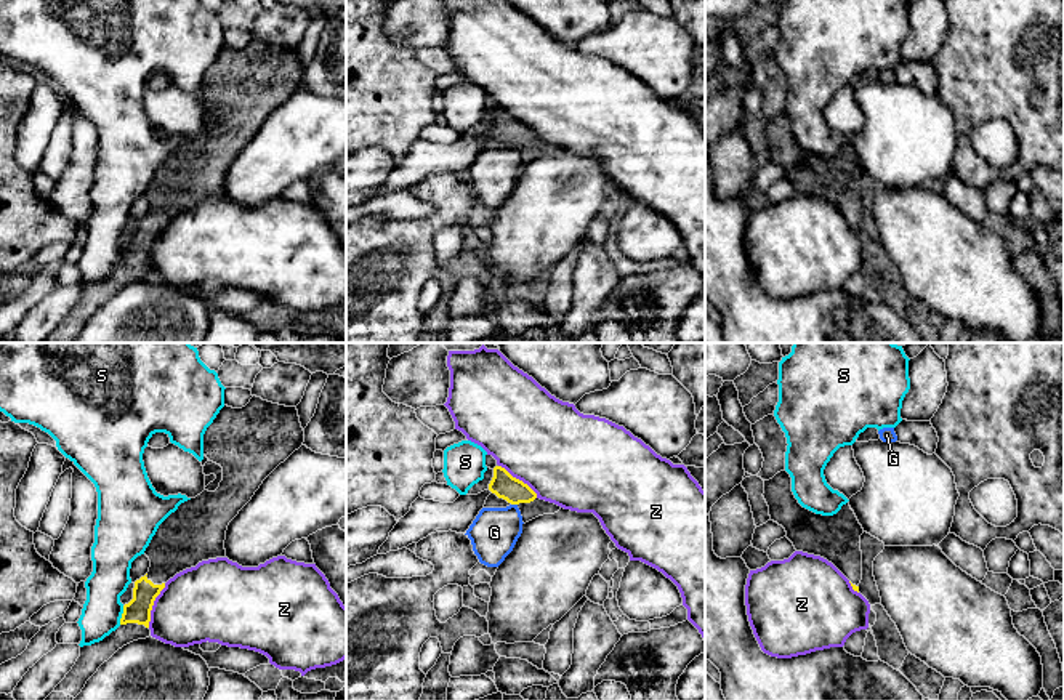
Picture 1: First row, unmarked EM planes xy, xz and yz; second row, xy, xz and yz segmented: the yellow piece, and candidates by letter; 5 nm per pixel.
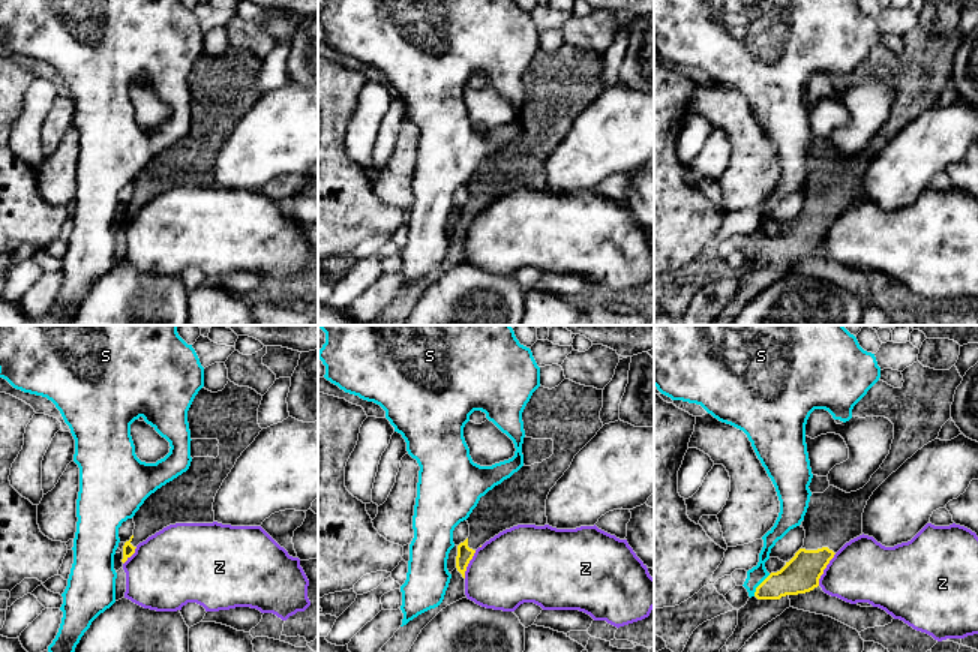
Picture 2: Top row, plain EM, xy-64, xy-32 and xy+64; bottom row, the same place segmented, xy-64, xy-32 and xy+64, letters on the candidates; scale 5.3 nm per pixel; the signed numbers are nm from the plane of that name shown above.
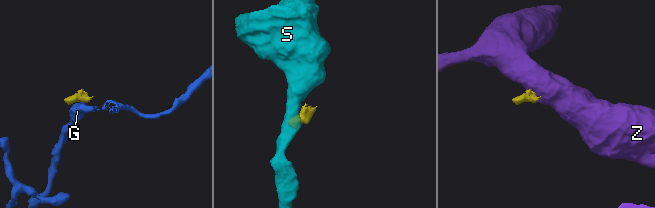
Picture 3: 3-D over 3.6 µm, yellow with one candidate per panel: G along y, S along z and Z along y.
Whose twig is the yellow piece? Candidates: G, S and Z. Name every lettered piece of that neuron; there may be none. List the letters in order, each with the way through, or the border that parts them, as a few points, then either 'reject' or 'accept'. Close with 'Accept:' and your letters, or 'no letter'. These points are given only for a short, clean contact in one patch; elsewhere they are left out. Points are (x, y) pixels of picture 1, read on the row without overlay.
G: border along xz (511, 144), (516, 146); reject
S: border along xy (124, 247), (119, 265); reject
Z: border along xy (165, 225), (154, 242), (148, 268); reject
Accept: no letter

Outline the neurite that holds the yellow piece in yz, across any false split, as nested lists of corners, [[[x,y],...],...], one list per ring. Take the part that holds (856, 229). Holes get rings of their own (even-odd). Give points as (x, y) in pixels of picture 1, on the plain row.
[[[785,111],[764,122],[763,138],[769,147],[771,162],[785,170],[795,191],[832,203],[859,234],[864,170],[849,144],[833,157],[816,155],[803,149],[792,133],[792,119]]]

